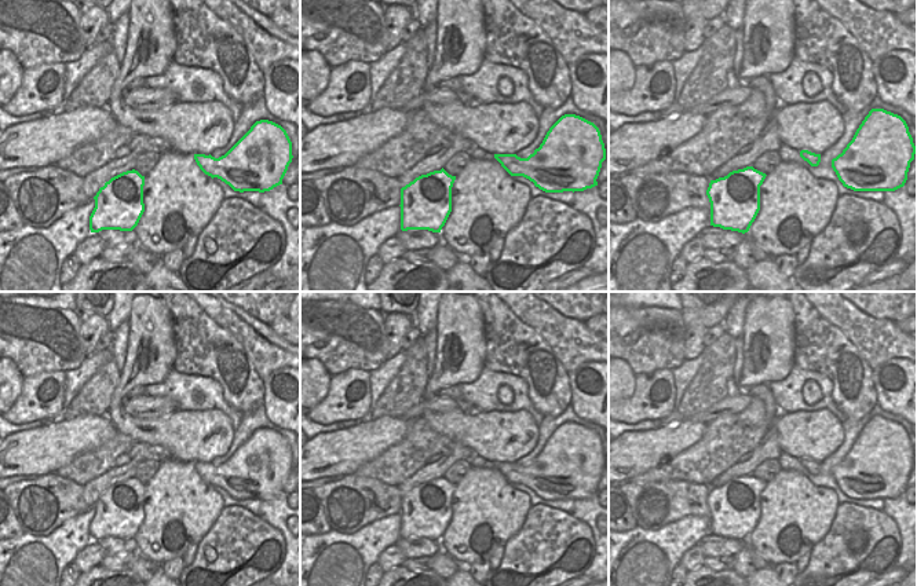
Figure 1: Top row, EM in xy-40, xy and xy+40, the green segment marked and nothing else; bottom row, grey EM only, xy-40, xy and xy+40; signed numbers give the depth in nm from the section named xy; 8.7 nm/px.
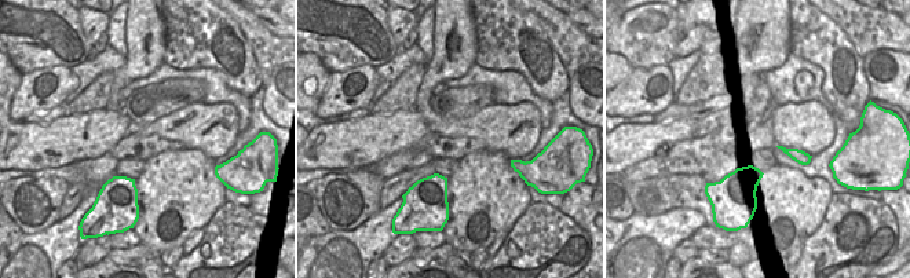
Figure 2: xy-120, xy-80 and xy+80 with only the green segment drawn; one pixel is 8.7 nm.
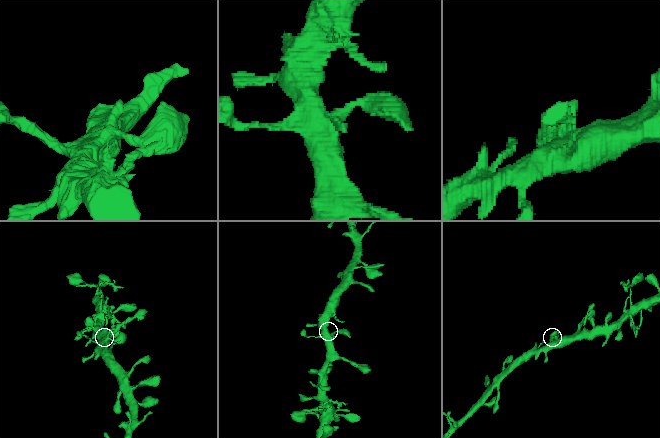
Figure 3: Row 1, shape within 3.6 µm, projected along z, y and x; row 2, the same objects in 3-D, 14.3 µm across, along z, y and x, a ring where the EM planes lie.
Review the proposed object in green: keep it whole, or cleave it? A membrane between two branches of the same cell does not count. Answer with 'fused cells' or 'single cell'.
single cell

